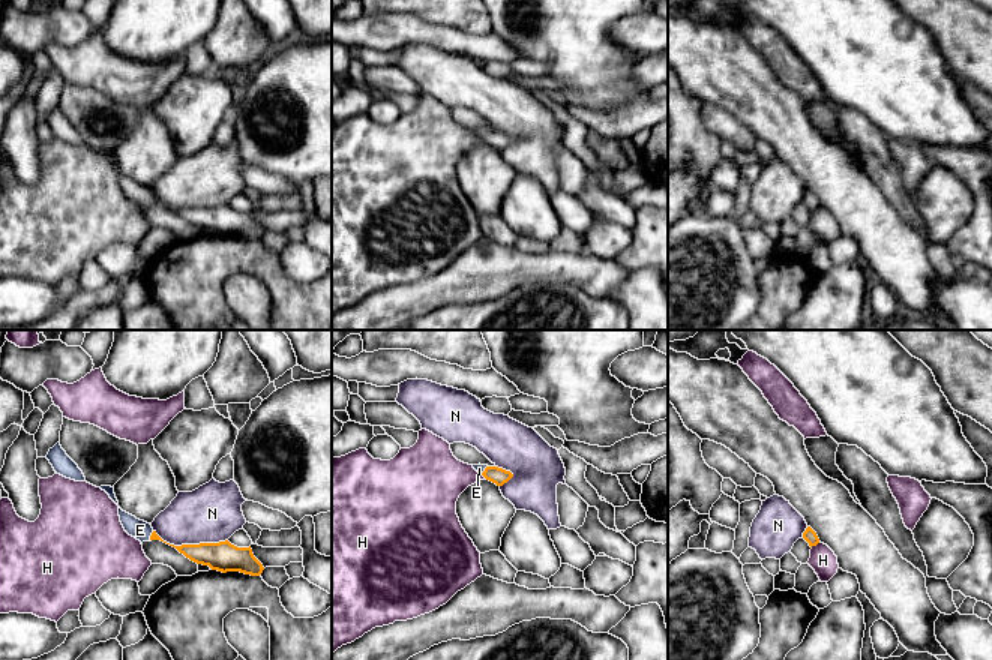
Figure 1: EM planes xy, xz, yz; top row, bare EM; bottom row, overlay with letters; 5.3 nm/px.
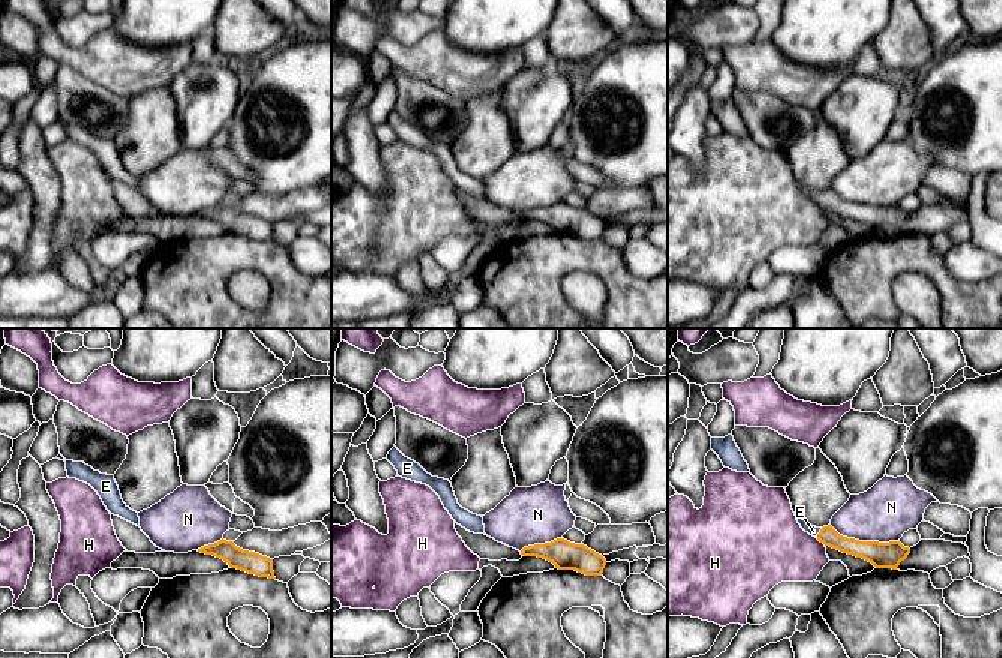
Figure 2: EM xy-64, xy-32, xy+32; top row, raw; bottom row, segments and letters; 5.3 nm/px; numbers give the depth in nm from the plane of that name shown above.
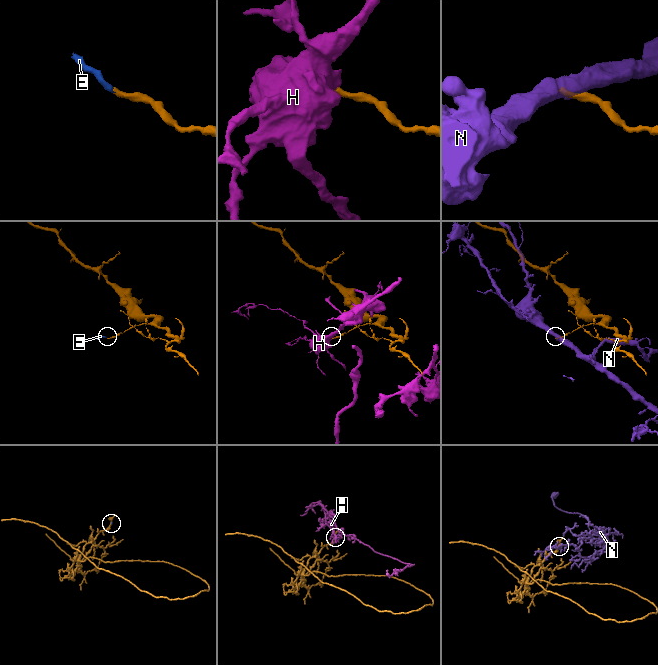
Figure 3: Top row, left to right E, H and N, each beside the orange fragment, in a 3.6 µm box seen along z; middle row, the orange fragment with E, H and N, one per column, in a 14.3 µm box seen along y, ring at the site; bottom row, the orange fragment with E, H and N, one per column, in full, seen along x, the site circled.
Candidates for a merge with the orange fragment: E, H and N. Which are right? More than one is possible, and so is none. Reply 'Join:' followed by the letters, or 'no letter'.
Join: E

